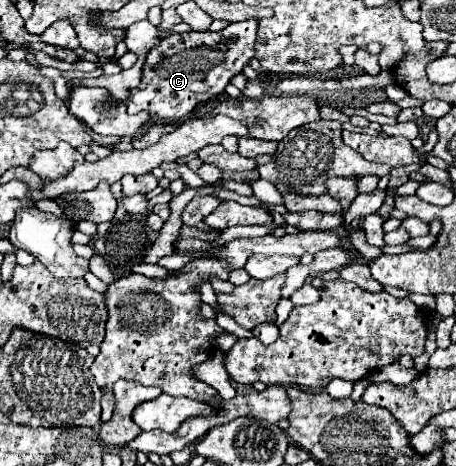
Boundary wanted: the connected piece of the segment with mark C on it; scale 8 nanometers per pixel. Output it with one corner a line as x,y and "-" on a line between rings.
246,19
246,21
240,21
240,23
230,23
226,29
218,31
218,33
214,33
214,31
204,31
204,33
188,31
188,33
170,33
170,35
162,37
160,43
154,49
150,49
150,53
144,61
140,85
130,89
130,95
128,95
128,101
126,101
128,113
134,115
134,113
140,113
140,111
148,111
156,119
180,121
180,119
186,119
198,103
208,101
218,93
224,93
230,79
234,75
242,73
242,69
256,55
254,53
256,25
258,25
258,21

